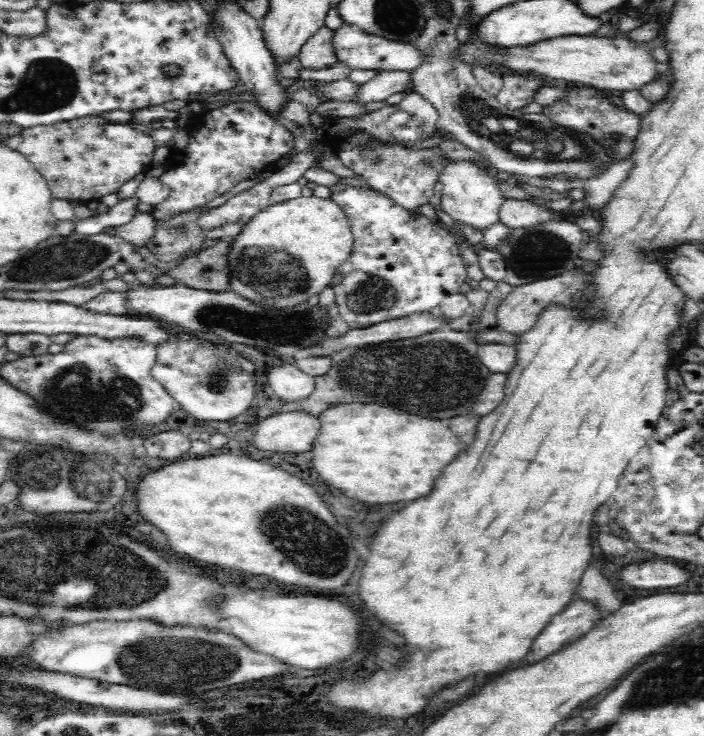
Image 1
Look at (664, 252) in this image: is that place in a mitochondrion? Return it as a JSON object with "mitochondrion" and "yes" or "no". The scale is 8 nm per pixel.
{"mitochondrion":"no"}

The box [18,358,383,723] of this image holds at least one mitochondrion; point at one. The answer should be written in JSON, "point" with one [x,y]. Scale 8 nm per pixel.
{"point":[117,397]}

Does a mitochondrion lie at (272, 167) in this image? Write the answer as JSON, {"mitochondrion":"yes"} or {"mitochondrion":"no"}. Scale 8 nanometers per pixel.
{"mitochondrion":"no"}

